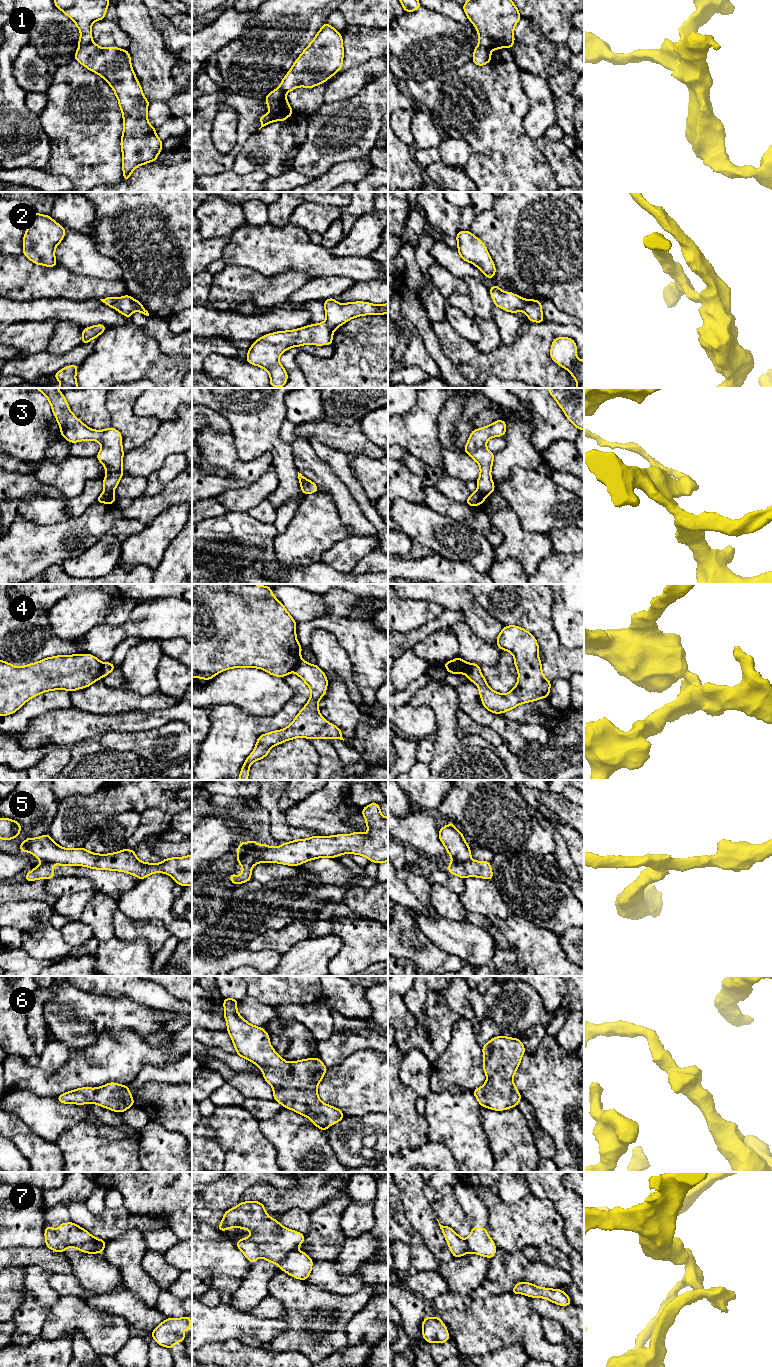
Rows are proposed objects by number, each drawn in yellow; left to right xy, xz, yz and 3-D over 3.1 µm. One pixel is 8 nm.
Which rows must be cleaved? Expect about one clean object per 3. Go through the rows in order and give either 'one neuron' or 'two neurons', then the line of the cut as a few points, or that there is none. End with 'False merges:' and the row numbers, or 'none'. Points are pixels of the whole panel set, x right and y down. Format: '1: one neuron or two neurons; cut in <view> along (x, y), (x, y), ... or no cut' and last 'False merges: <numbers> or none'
1: two neurons; cut in xy along (91, 40), (79, 47)
2: two neurons; cut in xy along (132, 299), (132, 305), (135, 310)
3: two neurons; cut in xy along (104, 488), (112, 494)
4: two neurons; cut in xy along (103, 663), (99, 678)
5: two neurons; cut in xz along (241, 851), (265, 861)
6: one neuron; no cut
7: two neurons; cut in xz along (295, 1249), (278, 1264)
False merges: 1, 2, 3, 4, 5, 7

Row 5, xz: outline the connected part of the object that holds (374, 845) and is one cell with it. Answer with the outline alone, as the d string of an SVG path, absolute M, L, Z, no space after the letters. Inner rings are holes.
M378 803L362 809L368 834L353 832L348 835L312 836L285 842L278 847L267 844L249 848L242 852L268 863L297 866L321 857L336 858L342 854L365 856L377 864L388 862L388 817L381 814Z

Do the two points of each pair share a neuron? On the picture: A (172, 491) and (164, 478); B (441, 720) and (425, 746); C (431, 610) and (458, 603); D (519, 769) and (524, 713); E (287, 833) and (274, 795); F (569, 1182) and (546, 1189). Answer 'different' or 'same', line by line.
A: different
B: different
C: different
D: different
E: same
F: different

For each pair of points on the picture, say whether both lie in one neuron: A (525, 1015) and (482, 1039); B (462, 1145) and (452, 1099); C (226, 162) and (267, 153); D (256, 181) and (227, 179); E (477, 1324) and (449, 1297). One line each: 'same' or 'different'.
A: same
B: same
C: different
D: same
E: different

